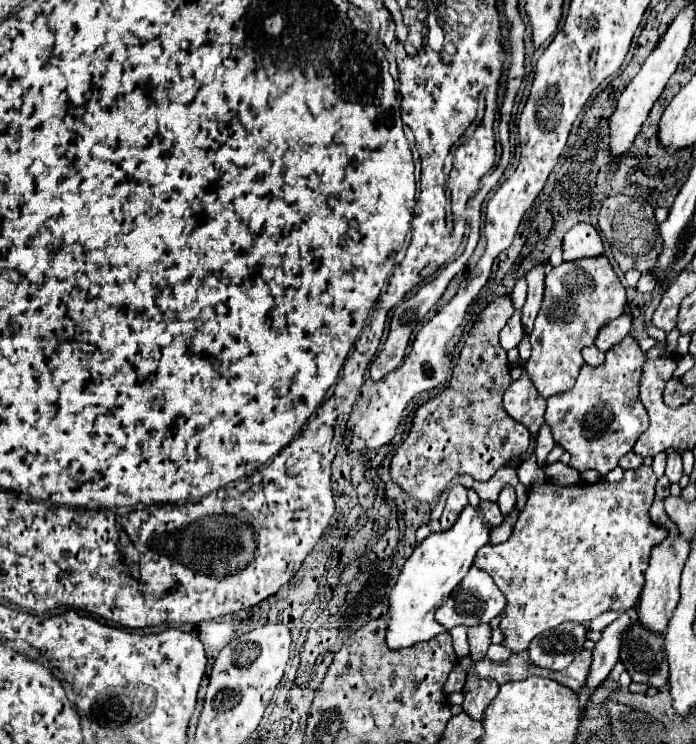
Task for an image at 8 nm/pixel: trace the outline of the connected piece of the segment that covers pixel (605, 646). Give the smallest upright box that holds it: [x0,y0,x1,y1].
[587,607,637,687]

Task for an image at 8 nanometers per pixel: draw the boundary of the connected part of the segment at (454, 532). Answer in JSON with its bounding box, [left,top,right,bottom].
[387,501,503,649]

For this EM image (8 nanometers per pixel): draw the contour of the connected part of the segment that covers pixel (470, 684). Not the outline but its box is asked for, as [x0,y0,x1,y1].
[463,675,499,721]

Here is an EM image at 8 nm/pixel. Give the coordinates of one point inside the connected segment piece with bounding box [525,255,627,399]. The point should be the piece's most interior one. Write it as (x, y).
(580, 296)

